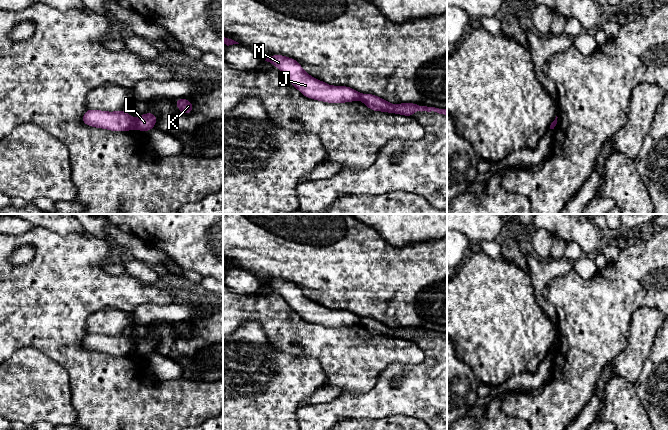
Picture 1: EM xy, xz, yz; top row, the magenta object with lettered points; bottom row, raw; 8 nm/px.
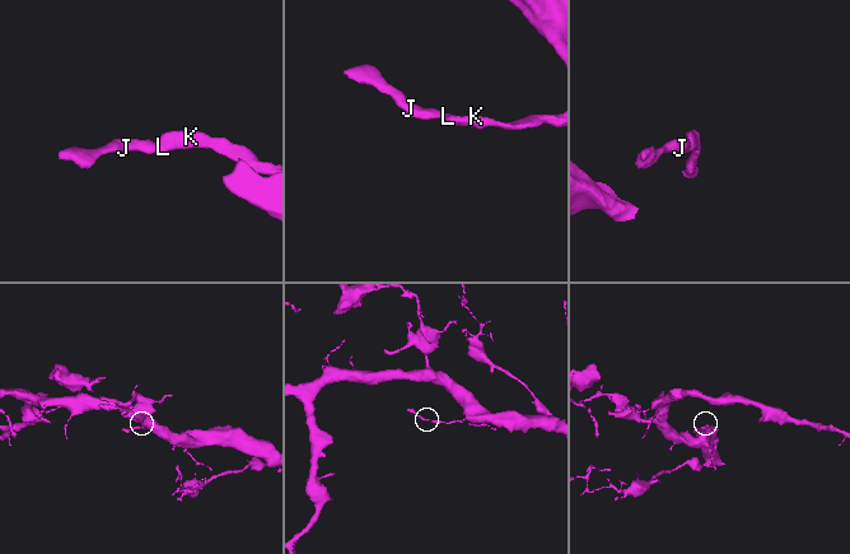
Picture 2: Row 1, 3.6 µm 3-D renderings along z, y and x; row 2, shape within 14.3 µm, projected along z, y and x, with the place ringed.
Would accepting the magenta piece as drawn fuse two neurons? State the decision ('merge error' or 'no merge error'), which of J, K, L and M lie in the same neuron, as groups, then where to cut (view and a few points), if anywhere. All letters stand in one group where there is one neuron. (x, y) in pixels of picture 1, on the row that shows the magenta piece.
merge error | J M / K L | xy (135, 120), (136, 126)

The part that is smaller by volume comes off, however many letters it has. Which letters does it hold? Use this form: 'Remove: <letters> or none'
Remove: J, M

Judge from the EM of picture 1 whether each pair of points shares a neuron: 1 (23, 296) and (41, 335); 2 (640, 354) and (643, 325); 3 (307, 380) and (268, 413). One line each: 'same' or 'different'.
1: same
2: same
3: same

